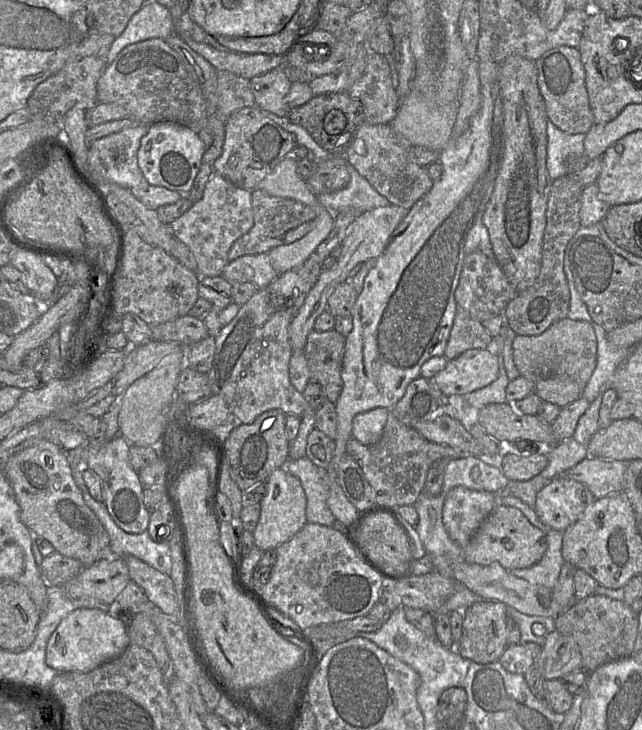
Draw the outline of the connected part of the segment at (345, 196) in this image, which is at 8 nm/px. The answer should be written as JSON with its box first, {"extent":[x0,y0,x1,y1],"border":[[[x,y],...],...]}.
{"extent":[317,163,388,213],"border":[[[348,163],[350,173],[349,184],[342,190],[317,196],[319,204],[333,213],[344,209],[354,209],[359,213],[378,208],[380,205],[388,205],[388,200],[359,174],[359,172]]]}

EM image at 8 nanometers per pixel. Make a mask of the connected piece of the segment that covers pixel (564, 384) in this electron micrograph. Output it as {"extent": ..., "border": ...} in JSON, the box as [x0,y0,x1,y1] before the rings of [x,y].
{"extent":[535,377,582,408],"border":[[[557,377],[536,383],[535,393],[543,402],[563,408],[582,397],[582,388],[571,378]]]}

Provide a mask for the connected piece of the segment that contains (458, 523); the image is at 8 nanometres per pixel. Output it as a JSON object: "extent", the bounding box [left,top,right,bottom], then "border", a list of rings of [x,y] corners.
{"extent":[442,486,497,549],"border":[[[464,486],[452,488],[445,498],[442,521],[450,539],[464,549],[497,505],[497,495]]]}

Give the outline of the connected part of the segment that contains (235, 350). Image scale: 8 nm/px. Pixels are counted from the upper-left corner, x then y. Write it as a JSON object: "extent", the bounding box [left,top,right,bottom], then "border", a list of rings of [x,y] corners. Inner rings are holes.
{"extent":[207,288,310,424],"border":[[[258,288],[249,301],[239,307],[237,315],[222,326],[214,337],[215,353],[211,369],[207,373],[211,391],[226,400],[231,415],[242,424],[251,424],[262,413],[274,409],[301,418],[310,407],[303,394],[291,384],[289,377],[289,360],[292,354],[289,327],[293,317],[294,312],[289,309],[274,309],[268,290]]]}

